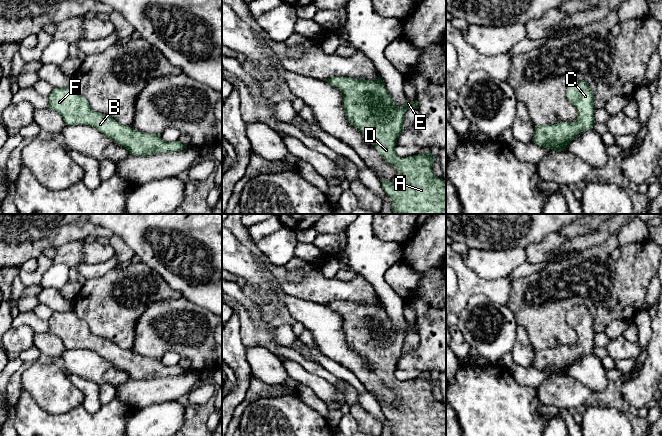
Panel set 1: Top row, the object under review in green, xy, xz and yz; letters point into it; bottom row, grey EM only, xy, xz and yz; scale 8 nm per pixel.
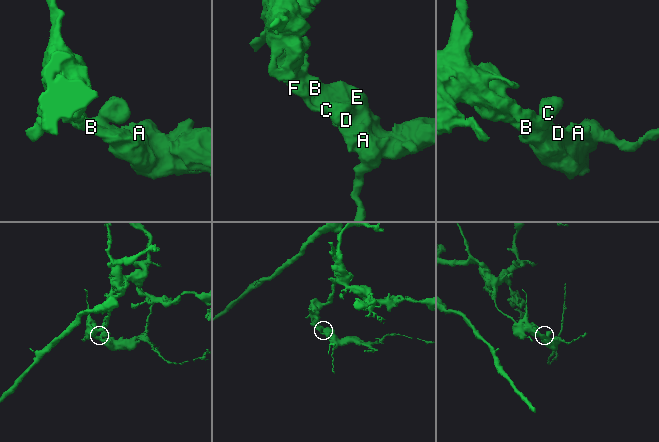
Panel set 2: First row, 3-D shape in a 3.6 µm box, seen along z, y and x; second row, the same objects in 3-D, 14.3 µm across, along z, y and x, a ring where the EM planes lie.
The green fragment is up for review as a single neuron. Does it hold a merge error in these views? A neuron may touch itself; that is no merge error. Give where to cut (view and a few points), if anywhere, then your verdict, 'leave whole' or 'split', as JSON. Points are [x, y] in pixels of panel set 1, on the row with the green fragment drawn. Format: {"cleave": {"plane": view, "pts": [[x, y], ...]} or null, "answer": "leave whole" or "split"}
{"cleave": null, "answer": "leave whole"}

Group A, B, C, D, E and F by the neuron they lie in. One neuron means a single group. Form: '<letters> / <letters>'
A B C D E F

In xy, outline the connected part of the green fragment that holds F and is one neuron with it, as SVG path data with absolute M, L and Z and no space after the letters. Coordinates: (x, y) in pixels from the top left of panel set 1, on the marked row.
M73 87L66 88L54 88L48 96L49 105L48 109L59 113L66 125L87 125L95 128L103 133L108 138L113 139L119 145L125 147L131 155L135 156L147 156L157 153L176 152L186 149L179 140L175 142L166 142L161 138L161 135L146 134L144 132L137 131L131 126L124 126L111 118L110 116L94 111L88 100Z

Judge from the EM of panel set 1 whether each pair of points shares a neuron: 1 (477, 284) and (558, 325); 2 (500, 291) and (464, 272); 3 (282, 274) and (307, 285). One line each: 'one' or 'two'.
1: two
2: one
3: one

